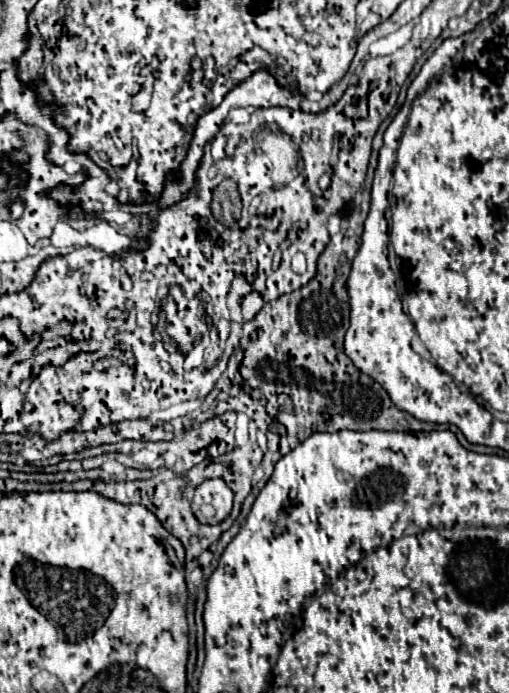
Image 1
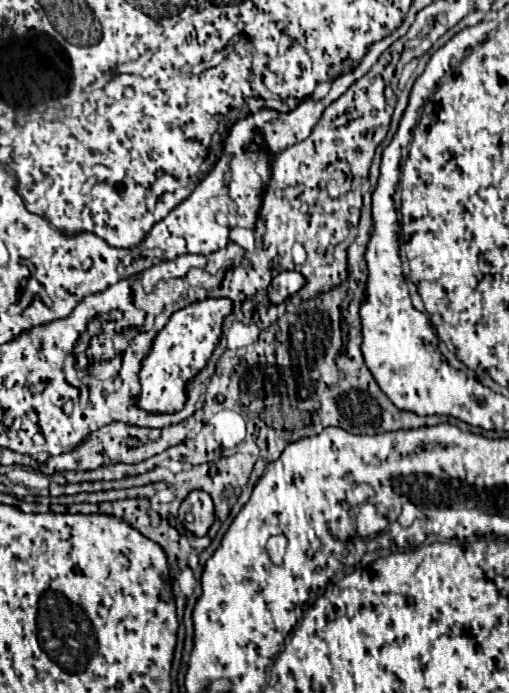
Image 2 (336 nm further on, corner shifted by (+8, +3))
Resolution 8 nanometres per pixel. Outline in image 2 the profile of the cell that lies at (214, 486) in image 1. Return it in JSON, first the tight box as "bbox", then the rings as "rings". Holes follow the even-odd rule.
{"bbox":[182,491,214,537],"rings":[[[192,491],[184,499],[182,507],[184,507],[182,511],[186,513],[184,527],[196,537],[204,537],[210,525],[214,523],[214,509],[212,509],[212,499],[208,497],[208,493]]]}

